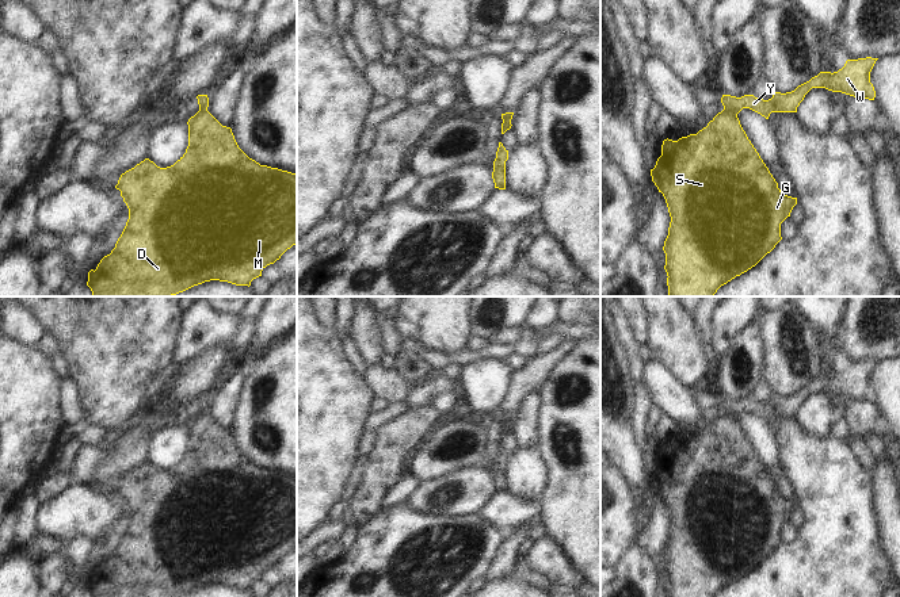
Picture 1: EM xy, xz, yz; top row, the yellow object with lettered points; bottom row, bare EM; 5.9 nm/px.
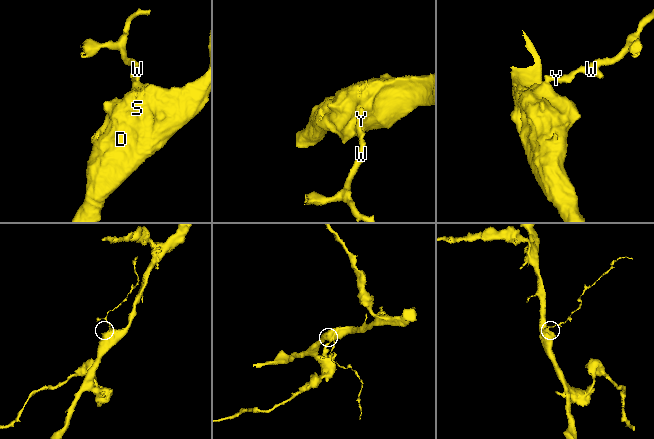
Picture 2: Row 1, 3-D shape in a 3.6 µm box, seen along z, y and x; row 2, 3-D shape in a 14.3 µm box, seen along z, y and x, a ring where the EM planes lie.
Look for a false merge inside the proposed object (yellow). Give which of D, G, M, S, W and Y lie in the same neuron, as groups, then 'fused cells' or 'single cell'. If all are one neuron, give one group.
groups D G M S / W Y; fused cells

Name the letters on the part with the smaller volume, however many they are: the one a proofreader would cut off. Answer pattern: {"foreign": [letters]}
{"foreign": ["W", "Y"]}

